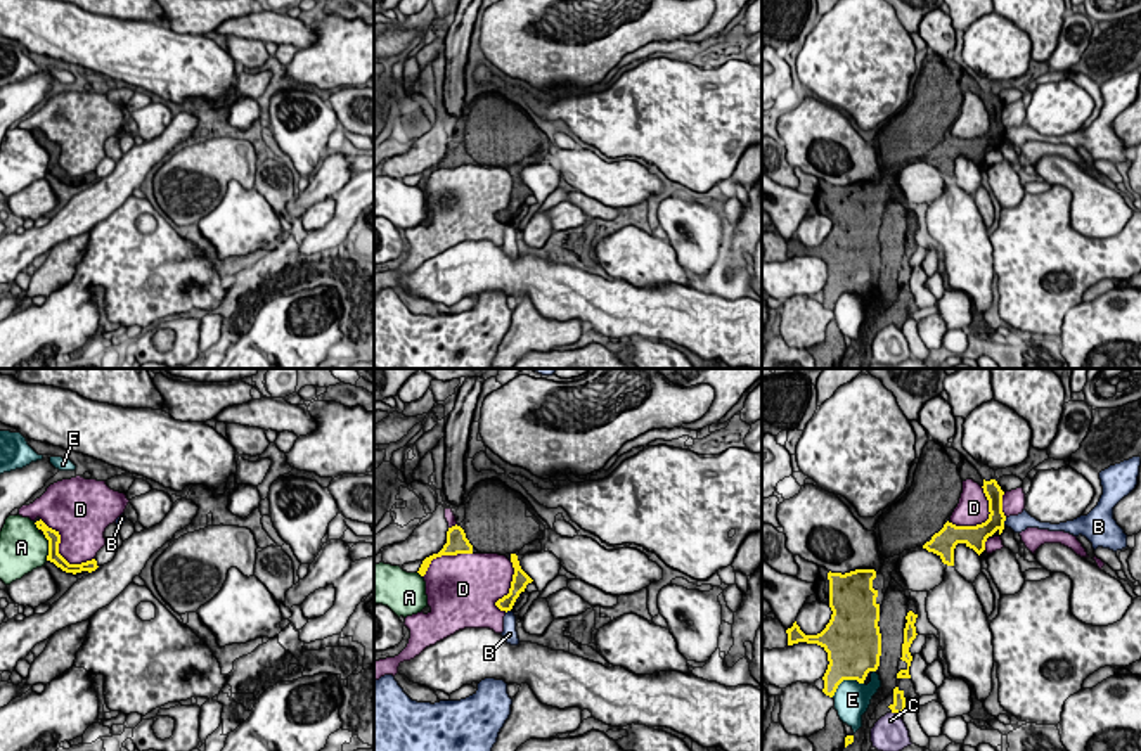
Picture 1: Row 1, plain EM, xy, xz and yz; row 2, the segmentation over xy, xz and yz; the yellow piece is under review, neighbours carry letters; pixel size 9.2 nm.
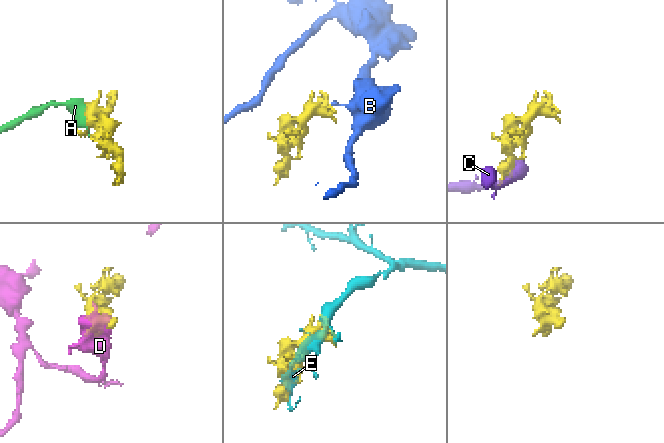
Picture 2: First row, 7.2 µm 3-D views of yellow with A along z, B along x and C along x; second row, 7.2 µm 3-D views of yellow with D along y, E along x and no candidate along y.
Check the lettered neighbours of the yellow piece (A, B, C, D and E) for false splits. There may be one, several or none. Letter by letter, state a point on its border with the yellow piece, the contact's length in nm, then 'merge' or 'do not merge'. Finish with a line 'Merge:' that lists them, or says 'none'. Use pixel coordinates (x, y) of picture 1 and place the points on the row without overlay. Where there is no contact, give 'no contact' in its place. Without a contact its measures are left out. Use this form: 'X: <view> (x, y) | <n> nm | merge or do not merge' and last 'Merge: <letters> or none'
A: xy (49, 160) | 260 nm | do not merge
B: yz (1005, 132) | 90 nm | do not merge
C: yz (896, 324) | 110 nm | do not merge
D: xy (58, 165) | 650 nm | do not merge
E: yz (845, 291) | 340 nm | do not merge
Merge: none

